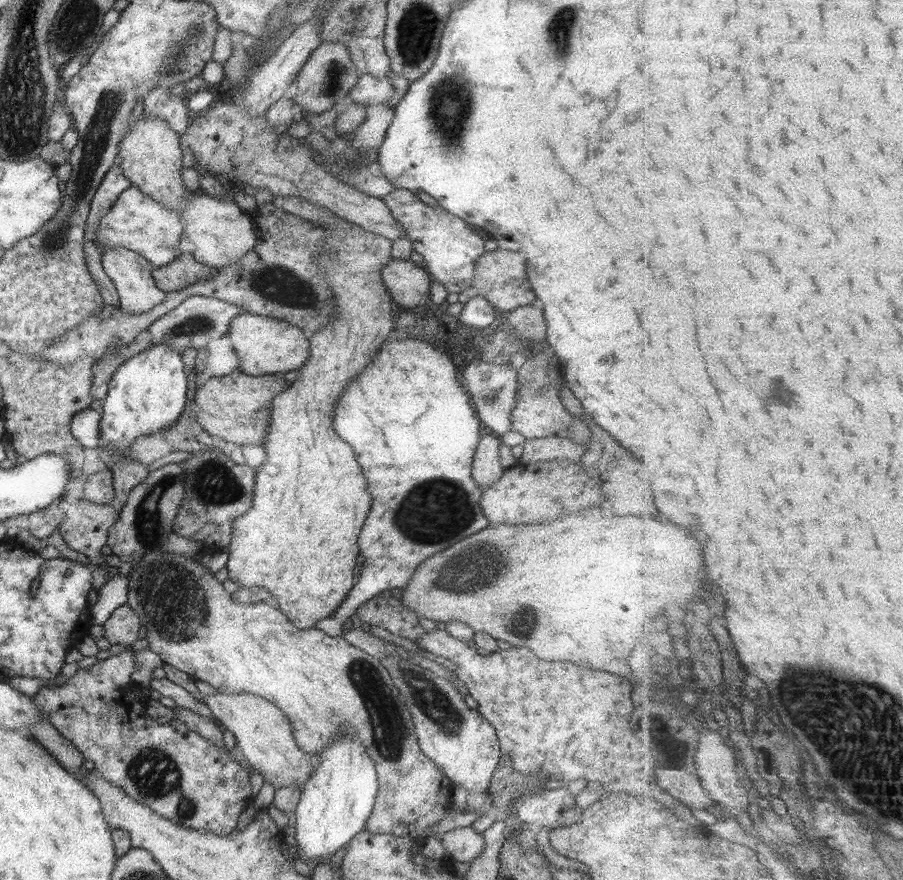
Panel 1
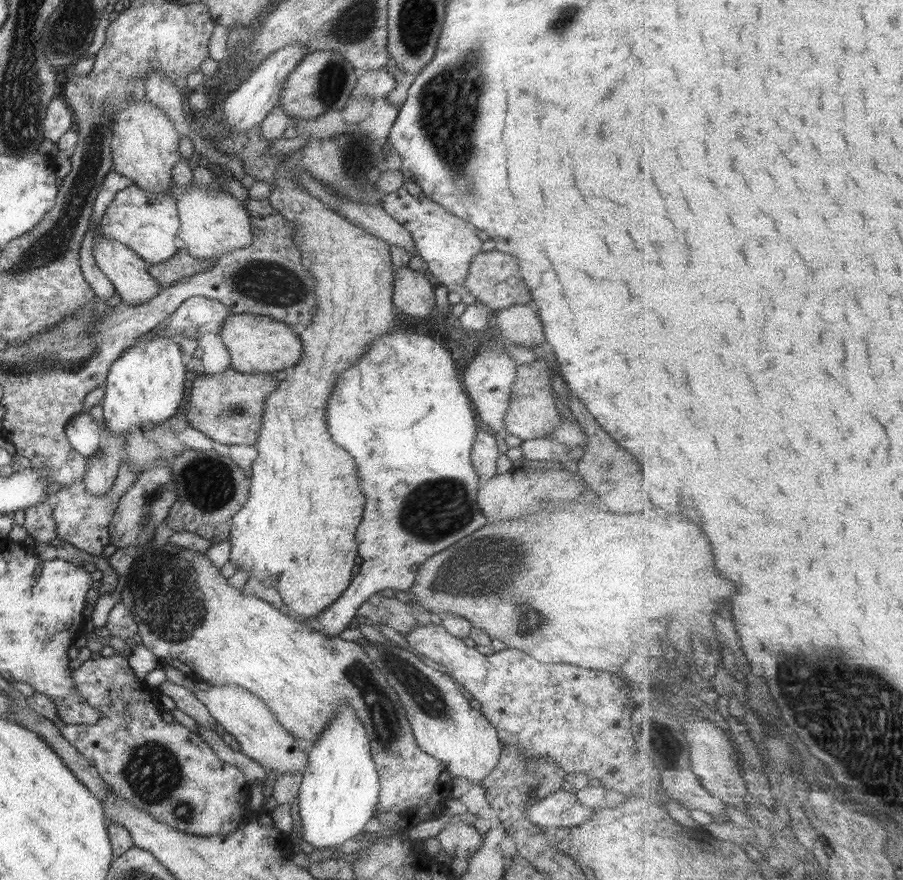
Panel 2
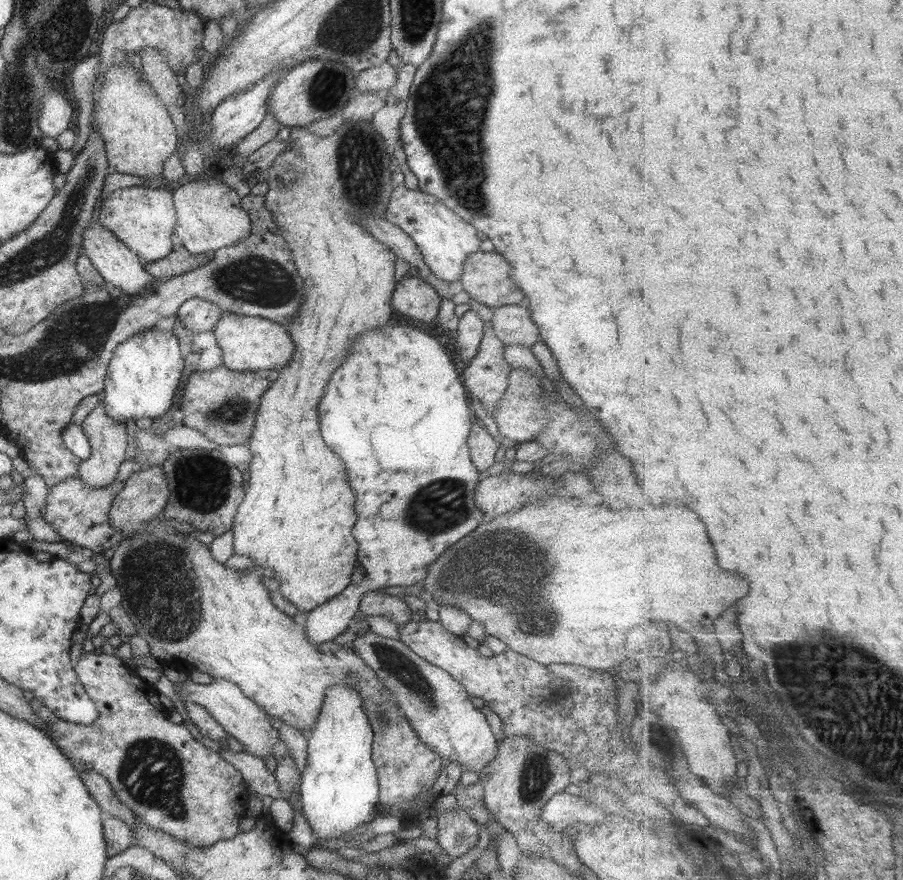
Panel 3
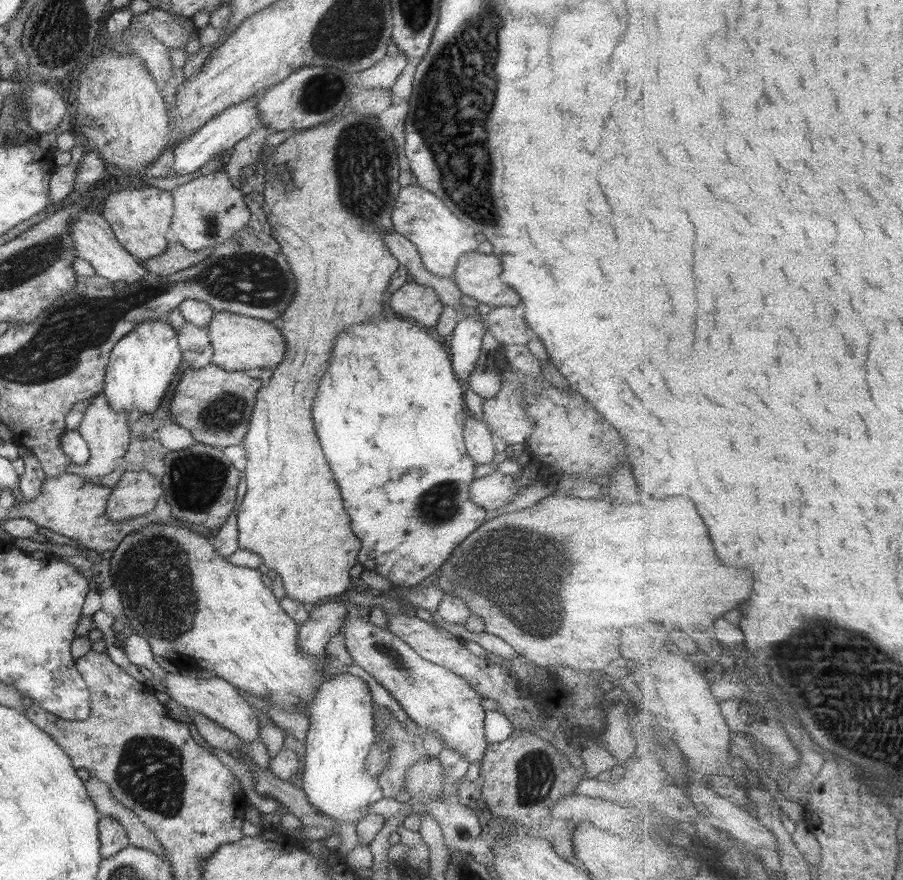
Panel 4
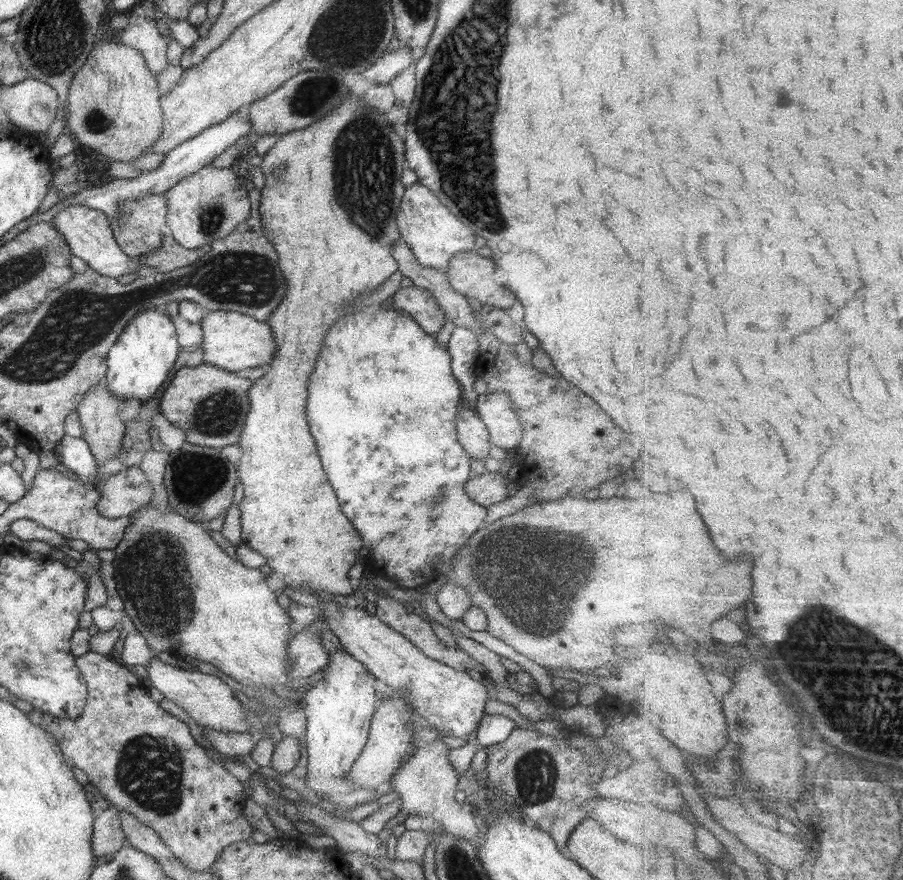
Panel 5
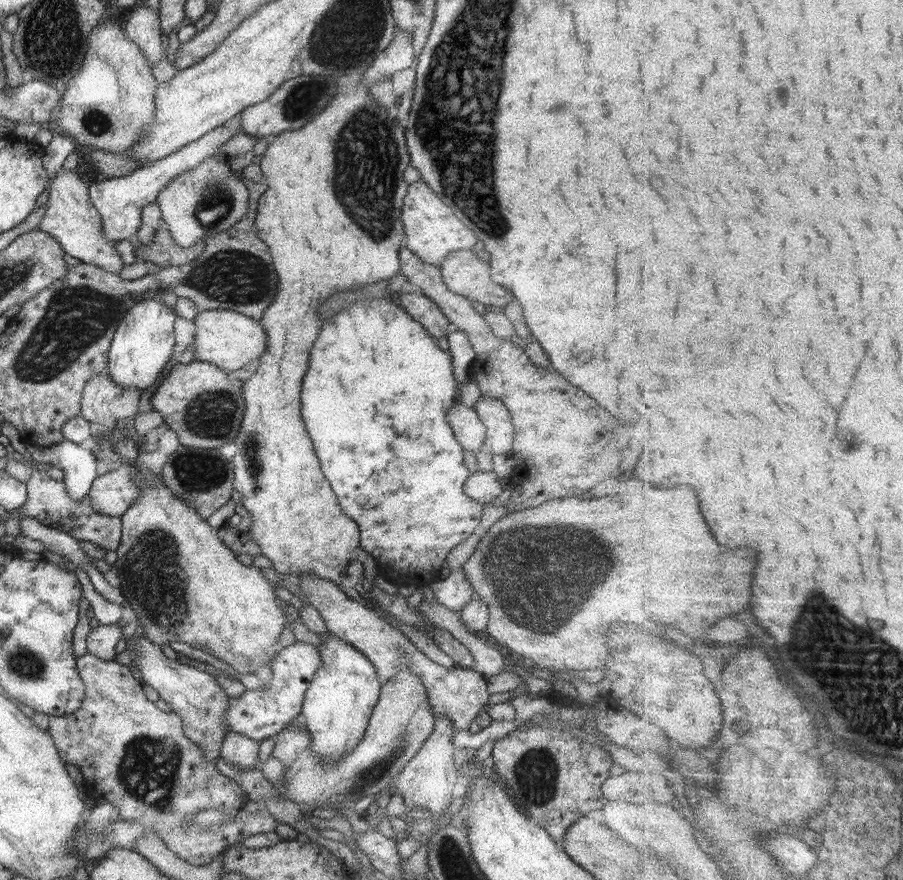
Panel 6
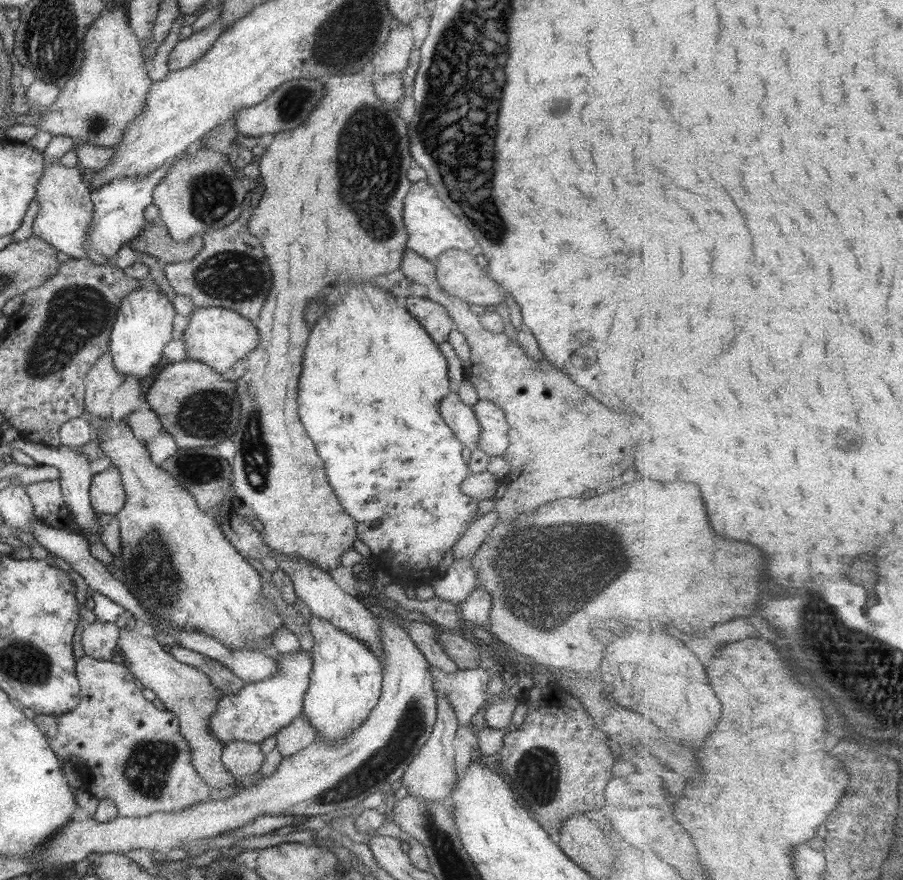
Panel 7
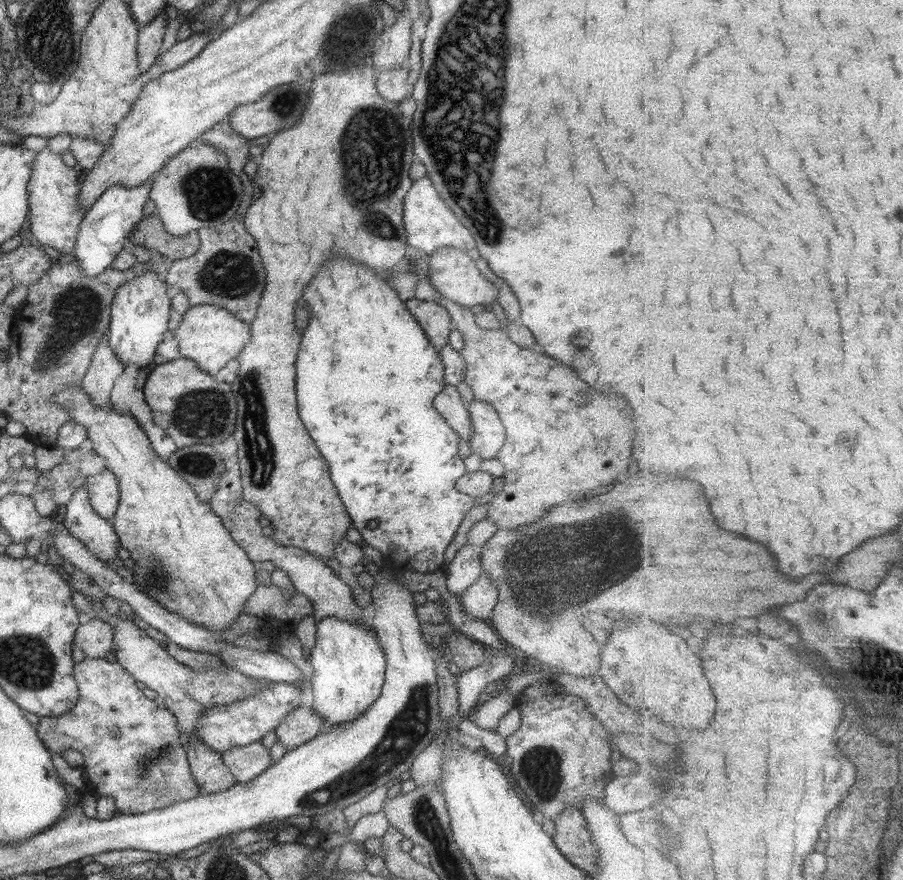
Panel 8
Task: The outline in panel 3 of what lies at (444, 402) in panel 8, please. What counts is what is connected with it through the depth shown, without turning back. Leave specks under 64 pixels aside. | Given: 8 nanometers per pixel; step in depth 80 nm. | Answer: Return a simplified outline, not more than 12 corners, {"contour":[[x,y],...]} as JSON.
{"contour":[[481,422],[467,437],[471,462],[484,472],[495,462],[498,443]]}

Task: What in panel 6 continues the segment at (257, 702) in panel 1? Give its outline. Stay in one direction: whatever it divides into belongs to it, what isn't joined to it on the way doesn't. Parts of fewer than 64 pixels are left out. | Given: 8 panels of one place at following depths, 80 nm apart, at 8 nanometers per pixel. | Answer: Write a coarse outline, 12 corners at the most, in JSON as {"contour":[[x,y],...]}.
{"contour":[[135,639],[141,682],[183,723],[208,763],[228,698],[216,678]]}

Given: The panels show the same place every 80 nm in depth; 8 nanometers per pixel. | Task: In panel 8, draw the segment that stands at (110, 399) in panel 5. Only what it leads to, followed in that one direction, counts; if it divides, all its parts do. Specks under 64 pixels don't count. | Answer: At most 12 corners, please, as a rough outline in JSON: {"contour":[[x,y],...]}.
{"contour":[[106,335],[91,357],[80,386],[90,403],[110,408],[110,392],[124,370]]}

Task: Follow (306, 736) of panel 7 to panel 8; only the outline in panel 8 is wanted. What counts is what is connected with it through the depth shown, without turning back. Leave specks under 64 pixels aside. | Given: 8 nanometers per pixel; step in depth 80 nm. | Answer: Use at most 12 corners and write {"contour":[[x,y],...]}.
{"contour":[[306,682],[299,704],[276,726],[276,741],[287,751],[327,727],[311,711]]}

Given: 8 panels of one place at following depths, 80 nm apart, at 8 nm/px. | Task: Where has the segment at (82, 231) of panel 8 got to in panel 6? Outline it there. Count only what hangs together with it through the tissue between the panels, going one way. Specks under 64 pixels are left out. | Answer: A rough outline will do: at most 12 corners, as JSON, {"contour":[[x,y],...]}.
{"contour":[[217,127],[130,174],[88,187],[112,245],[178,174],[216,156],[240,128]]}

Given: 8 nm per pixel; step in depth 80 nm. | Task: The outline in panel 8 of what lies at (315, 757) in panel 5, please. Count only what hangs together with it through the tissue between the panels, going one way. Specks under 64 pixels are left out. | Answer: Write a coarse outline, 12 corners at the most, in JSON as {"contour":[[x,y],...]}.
{"contour":[[316,621],[311,711],[351,723],[375,703],[385,659],[371,626]]}

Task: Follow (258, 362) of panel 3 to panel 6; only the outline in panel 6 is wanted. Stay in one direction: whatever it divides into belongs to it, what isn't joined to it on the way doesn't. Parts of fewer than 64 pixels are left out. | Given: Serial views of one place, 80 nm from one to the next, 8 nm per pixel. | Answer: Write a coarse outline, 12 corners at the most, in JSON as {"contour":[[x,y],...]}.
{"contour":[[228,310],[193,320],[194,361],[227,374],[256,363],[266,334]]}

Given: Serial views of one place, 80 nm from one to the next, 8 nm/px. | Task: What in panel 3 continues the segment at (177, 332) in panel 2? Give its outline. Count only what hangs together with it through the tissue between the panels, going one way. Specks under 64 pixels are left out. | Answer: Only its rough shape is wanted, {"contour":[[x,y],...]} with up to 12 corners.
{"contour":[[200,298],[183,301],[175,316],[189,332],[212,332],[222,310]]}

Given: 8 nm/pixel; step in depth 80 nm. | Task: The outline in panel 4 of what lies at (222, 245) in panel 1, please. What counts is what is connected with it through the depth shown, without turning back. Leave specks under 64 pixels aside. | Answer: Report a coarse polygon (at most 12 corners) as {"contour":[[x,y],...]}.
{"contour":[[225,172],[174,187],[185,250],[223,244],[251,214]]}

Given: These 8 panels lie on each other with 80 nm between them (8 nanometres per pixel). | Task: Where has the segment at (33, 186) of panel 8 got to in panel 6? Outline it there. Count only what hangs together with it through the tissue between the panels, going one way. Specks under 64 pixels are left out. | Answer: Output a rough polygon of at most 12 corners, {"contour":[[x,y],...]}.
{"contour":[[75,170],[53,177],[37,230],[81,263],[118,274]]}

